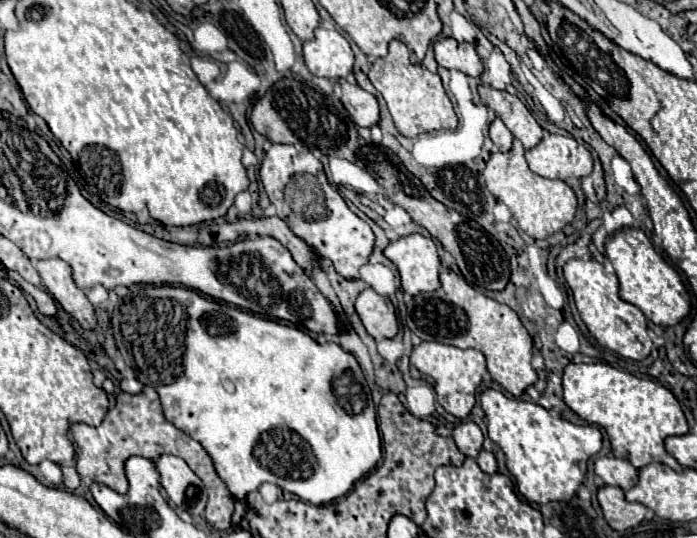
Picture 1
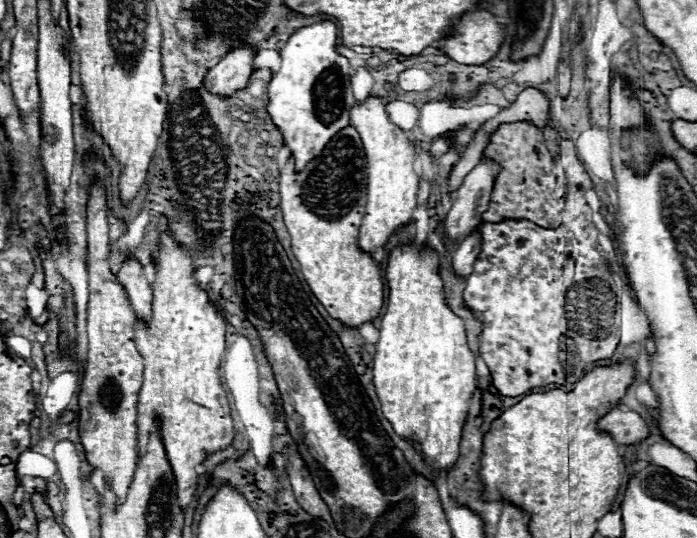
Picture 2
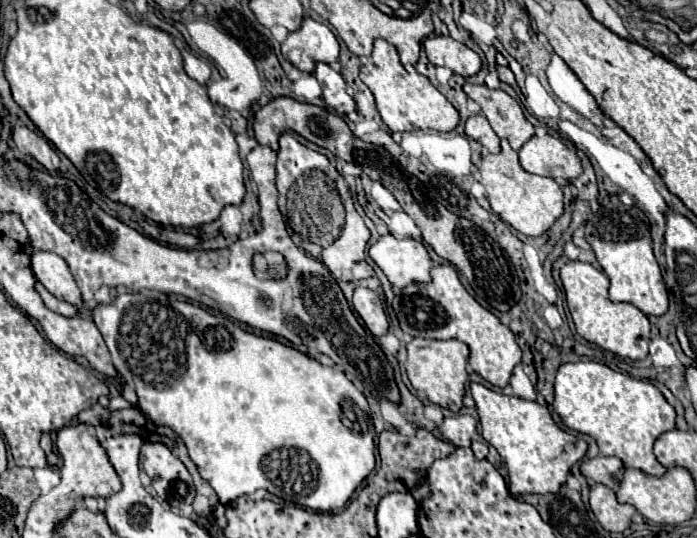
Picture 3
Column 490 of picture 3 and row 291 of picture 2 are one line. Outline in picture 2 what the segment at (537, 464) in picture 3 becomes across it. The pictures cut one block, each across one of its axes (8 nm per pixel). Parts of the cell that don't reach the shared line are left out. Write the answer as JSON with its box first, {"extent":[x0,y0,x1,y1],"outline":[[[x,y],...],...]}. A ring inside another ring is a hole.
{"extent":[374,242,476,472],"outline":[[[414,242],[400,244],[390,252],[386,280],[390,286],[384,316],[380,320],[380,340],[374,354],[374,386],[382,402],[382,414],[392,422],[394,432],[420,442],[426,462],[430,462],[434,472],[450,470],[458,458],[458,446],[462,440],[462,430],[468,416],[468,402],[476,388],[476,368],[474,352],[470,350],[466,328],[462,318],[458,318],[444,296],[444,284],[440,278],[438,252],[426,244],[418,248]]]}

